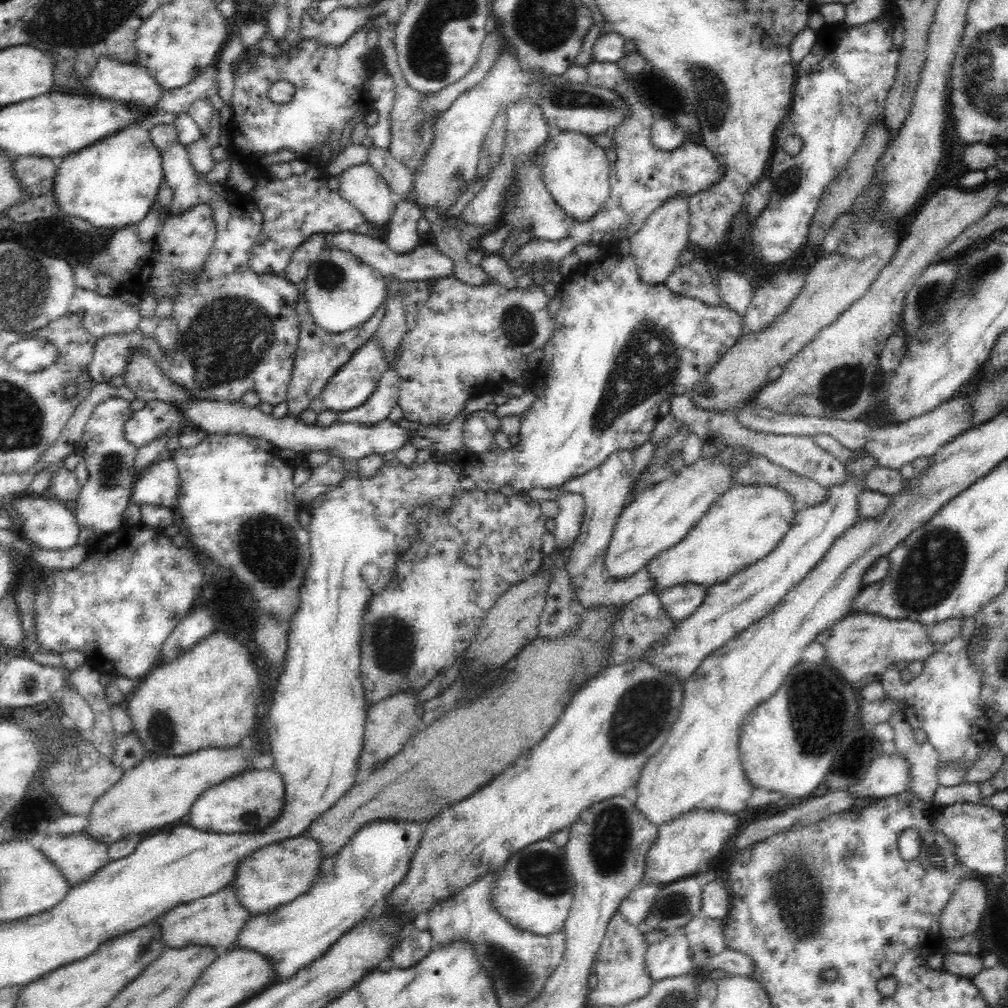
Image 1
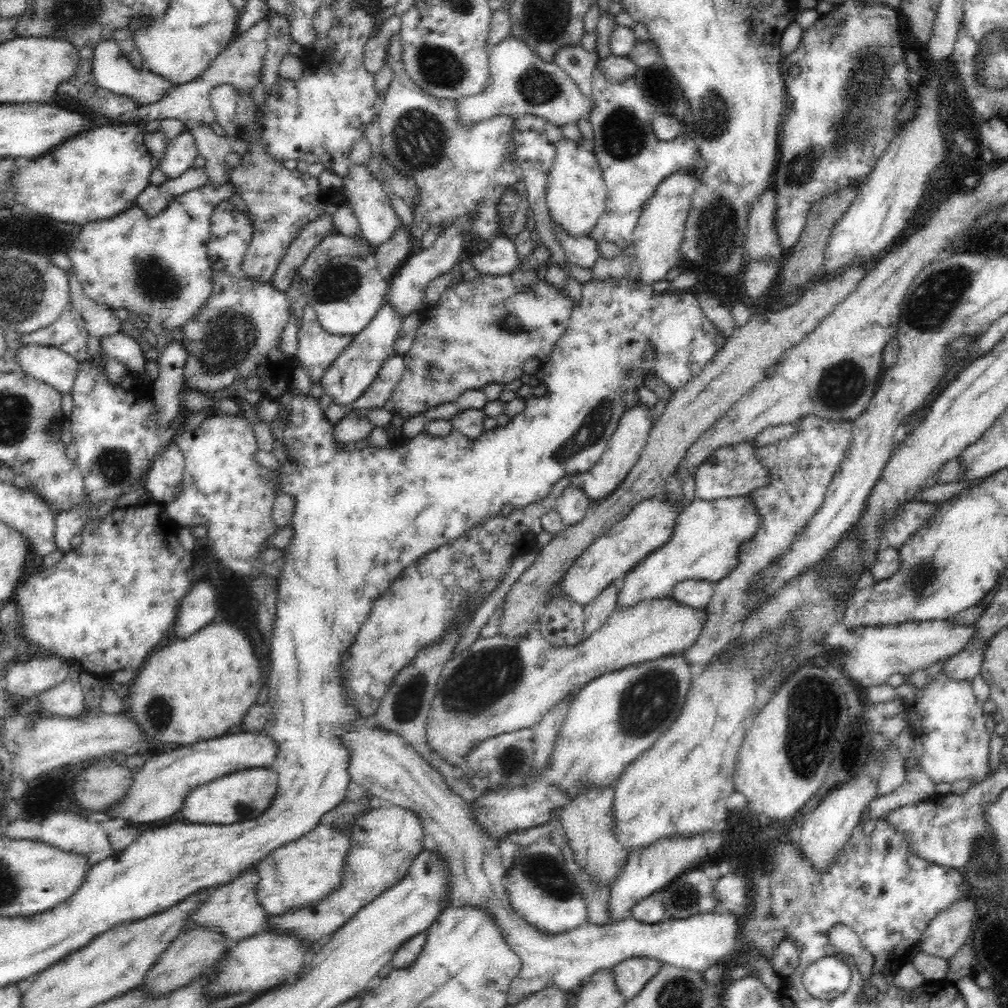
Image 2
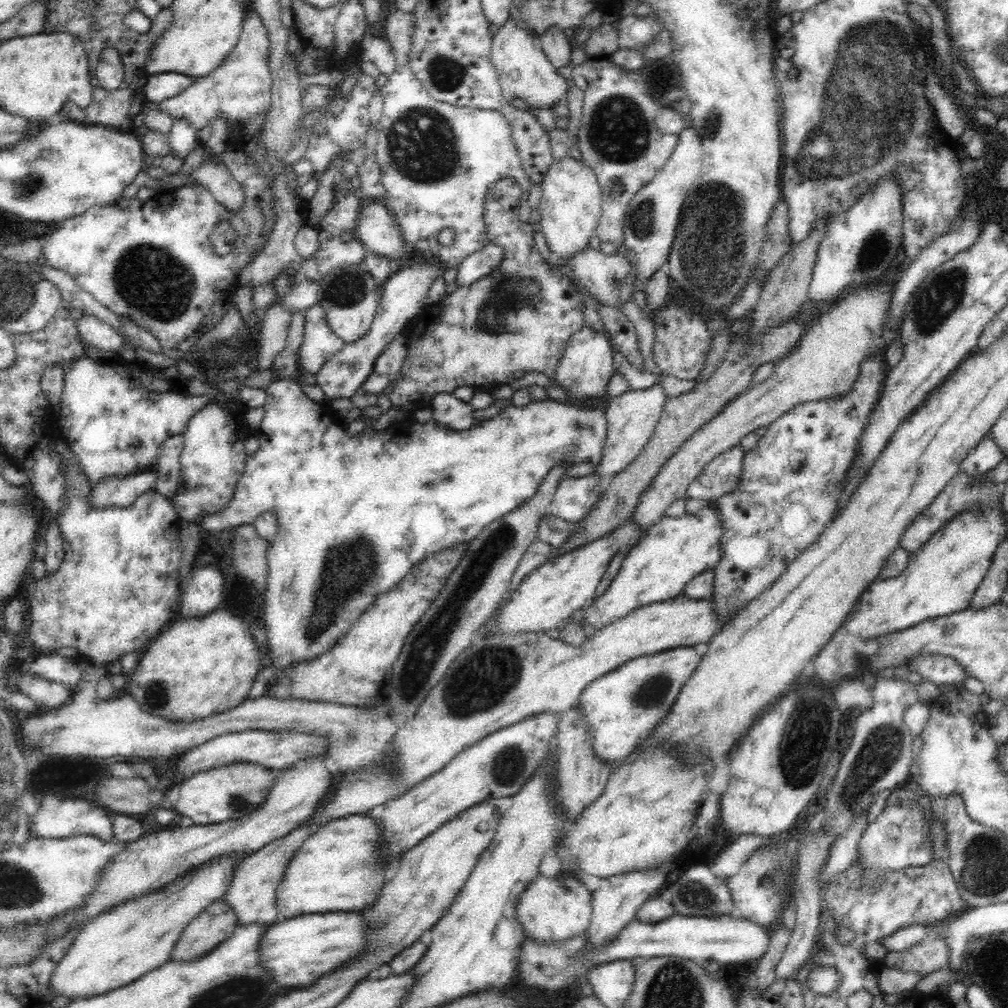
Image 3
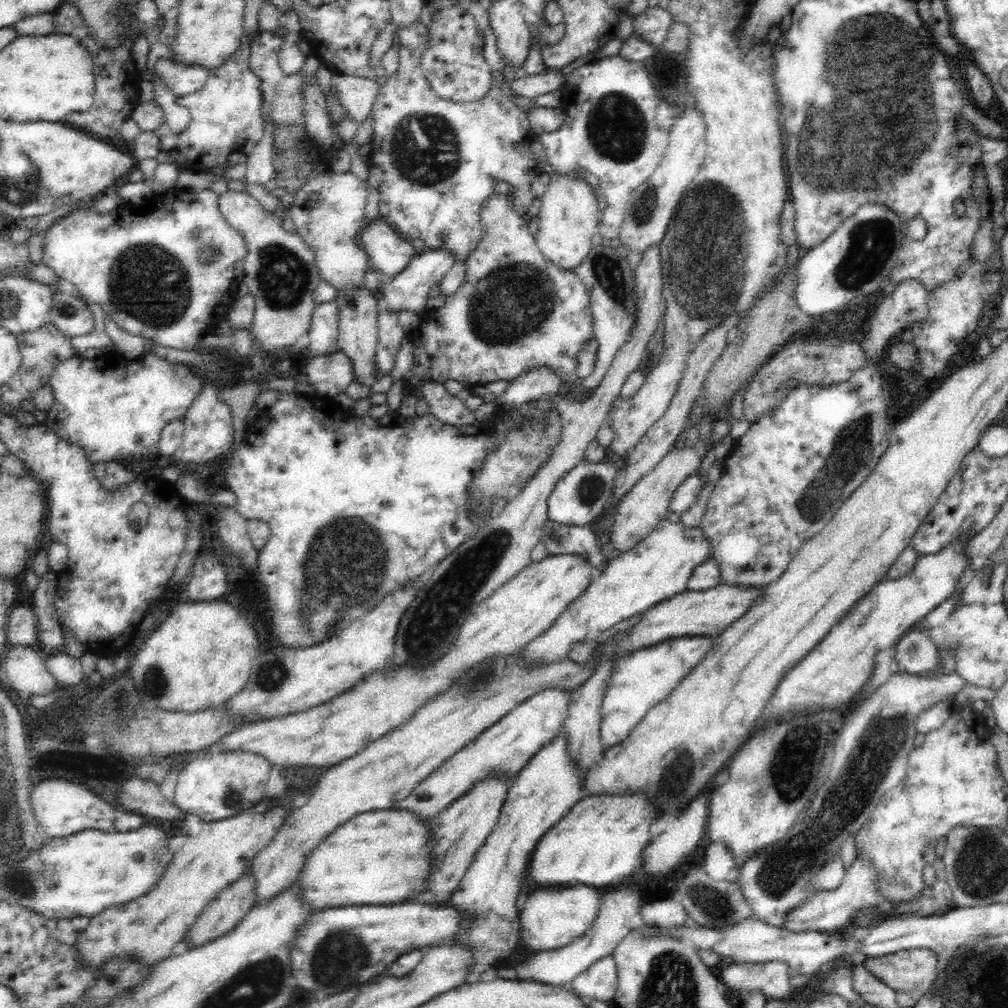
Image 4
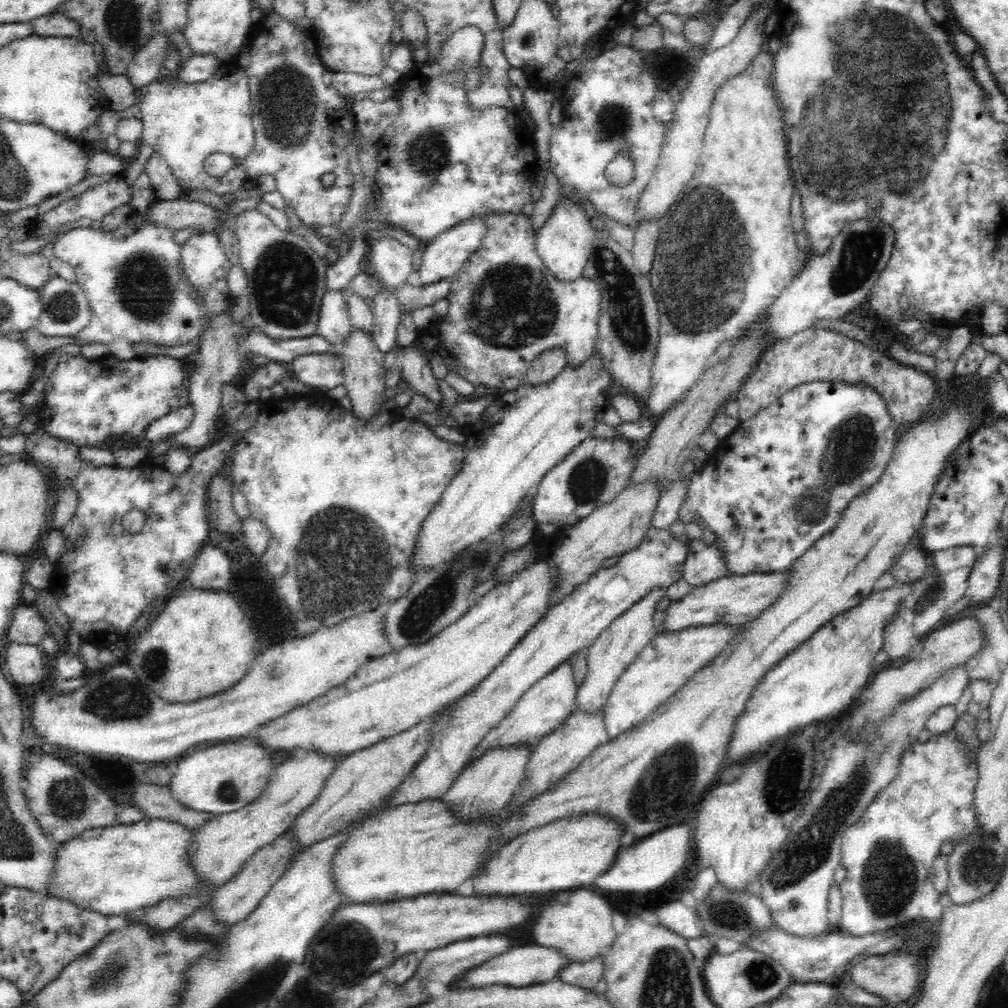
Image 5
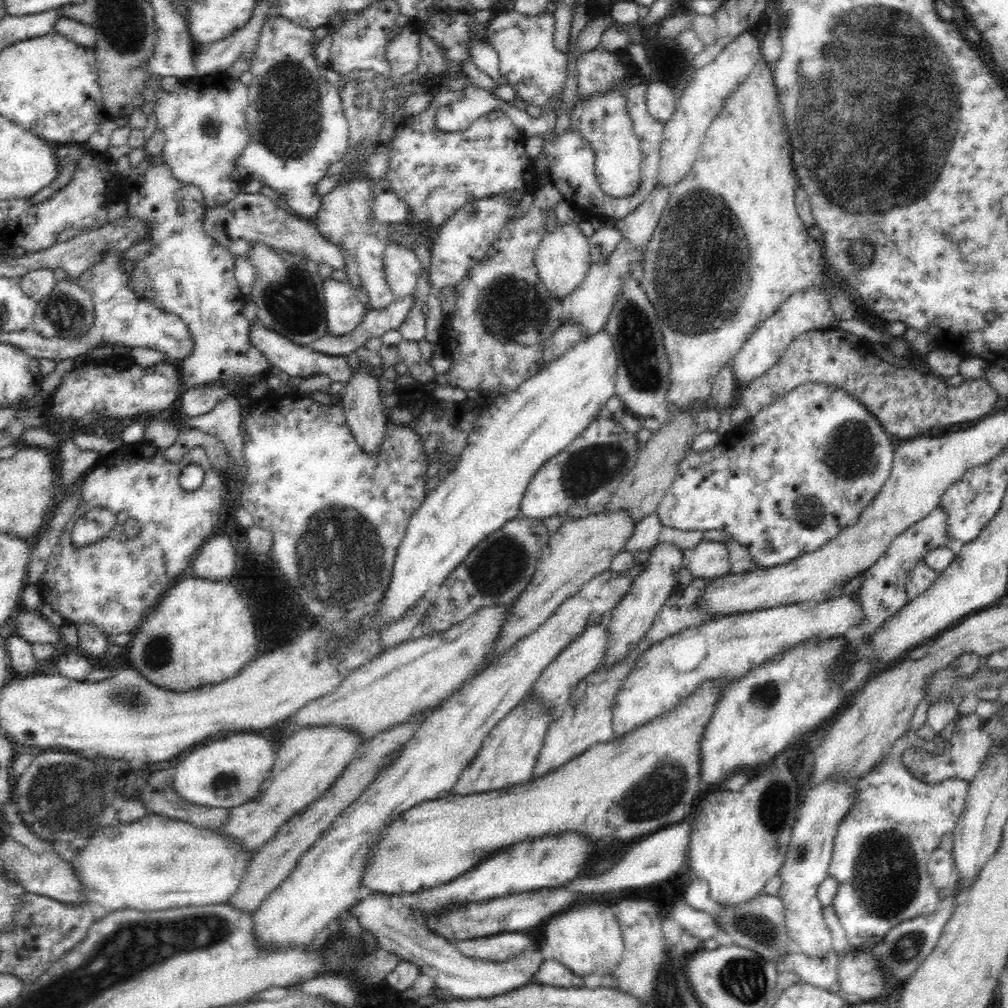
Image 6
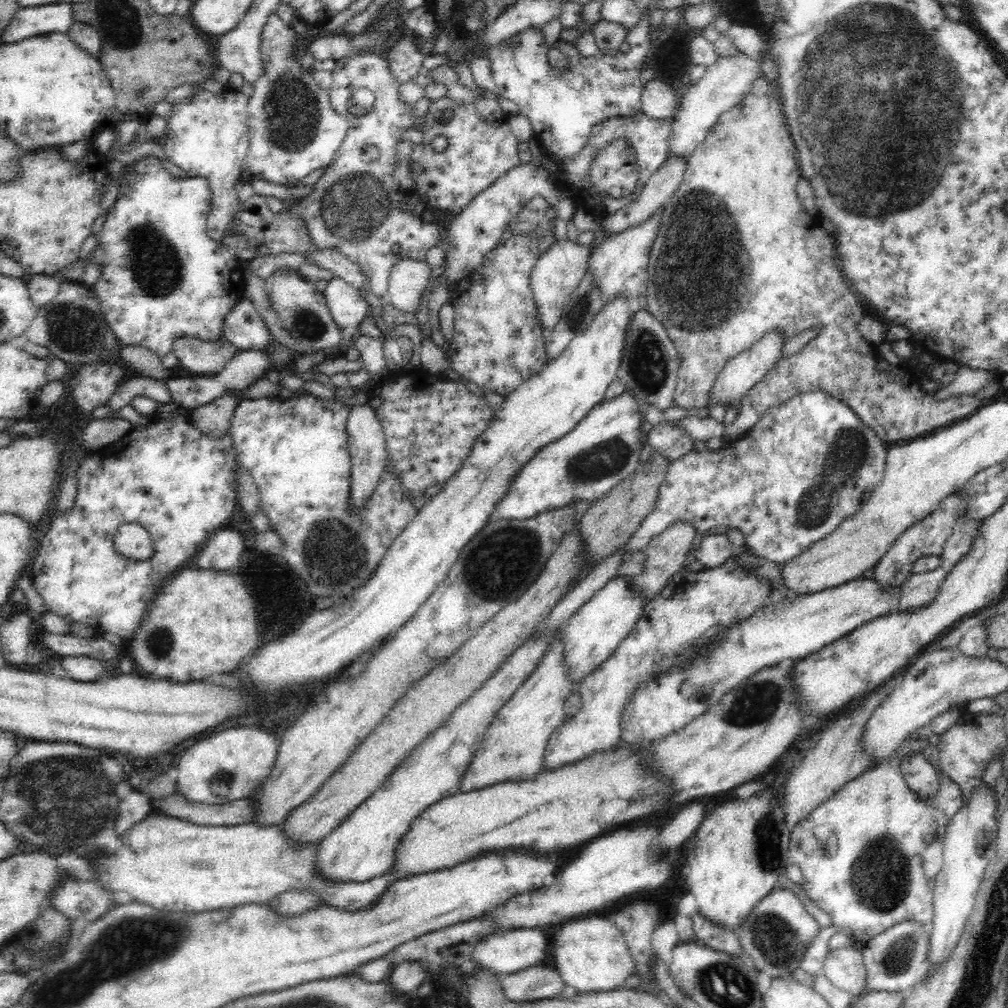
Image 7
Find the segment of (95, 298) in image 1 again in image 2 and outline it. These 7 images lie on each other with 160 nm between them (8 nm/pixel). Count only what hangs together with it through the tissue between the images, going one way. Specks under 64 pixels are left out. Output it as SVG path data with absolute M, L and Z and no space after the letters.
M72 270L64 271L68 275L69 300L85 320L87 332L91 336L98 336L98 338L120 333L120 325L123 322L114 316L112 309L106 305L98 304L94 299L86 296L74 272Z

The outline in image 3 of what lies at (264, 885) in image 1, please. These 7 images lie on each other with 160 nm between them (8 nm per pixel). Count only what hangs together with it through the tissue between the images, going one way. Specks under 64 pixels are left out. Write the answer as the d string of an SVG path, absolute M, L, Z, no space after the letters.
M358 813L355 815L348 815L342 818L337 818L331 820L330 823L321 826L313 835L309 836L306 839L306 842L302 843L302 848L296 852L296 856L291 858L291 861L288 863L288 866L285 870L285 875L283 881L280 883L280 886L277 888L277 907L280 912L280 917L289 919L292 917L300 916L300 915L308 915L314 913L322 913L322 912L336 912L336 910L340 911L350 911L355 910L356 908L359 911L366 910L370 905L374 904L374 901L377 899L381 888L388 882L386 881L386 872L388 872L388 866L391 860L395 857L391 856L391 851L388 849L389 844L387 844L387 838L385 838L384 834L381 834L383 830L381 830L381 822L374 820L371 816L368 816L367 813Z

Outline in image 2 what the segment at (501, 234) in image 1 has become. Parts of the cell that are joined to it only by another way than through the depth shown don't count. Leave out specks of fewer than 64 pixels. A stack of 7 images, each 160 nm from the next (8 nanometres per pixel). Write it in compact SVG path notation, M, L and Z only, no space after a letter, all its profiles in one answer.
M553 224L554 235L560 241L569 264L577 264L580 268L592 270L602 253L596 248L596 241L588 236L573 238L569 236L558 224Z

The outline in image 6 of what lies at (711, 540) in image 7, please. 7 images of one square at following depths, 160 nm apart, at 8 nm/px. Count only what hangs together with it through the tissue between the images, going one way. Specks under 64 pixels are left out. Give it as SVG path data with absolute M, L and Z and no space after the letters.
M702 540L694 548L685 549L683 558L693 577L714 580L729 573L729 550L724 542Z

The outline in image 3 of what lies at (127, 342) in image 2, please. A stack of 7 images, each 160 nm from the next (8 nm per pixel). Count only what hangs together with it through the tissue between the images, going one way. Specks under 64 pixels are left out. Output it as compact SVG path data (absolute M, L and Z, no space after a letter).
M81 313L81 316L76 318L74 325L76 325L76 333L84 345L111 354L122 348L123 336L116 332L110 324L102 322L91 314Z

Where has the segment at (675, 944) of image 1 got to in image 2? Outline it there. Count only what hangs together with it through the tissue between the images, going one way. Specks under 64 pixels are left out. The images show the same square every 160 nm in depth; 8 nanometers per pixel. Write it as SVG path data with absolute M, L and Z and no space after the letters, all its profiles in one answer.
M634 957L610 968L614 983L620 989L624 1002L634 998L644 988L644 984L660 970L662 964L660 960Z

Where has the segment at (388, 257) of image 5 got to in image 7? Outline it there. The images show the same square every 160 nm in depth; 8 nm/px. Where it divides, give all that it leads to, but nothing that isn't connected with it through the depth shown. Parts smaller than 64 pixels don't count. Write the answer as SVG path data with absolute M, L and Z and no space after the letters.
M400 259L389 274L387 301L402 312L415 314L432 280L425 260Z

